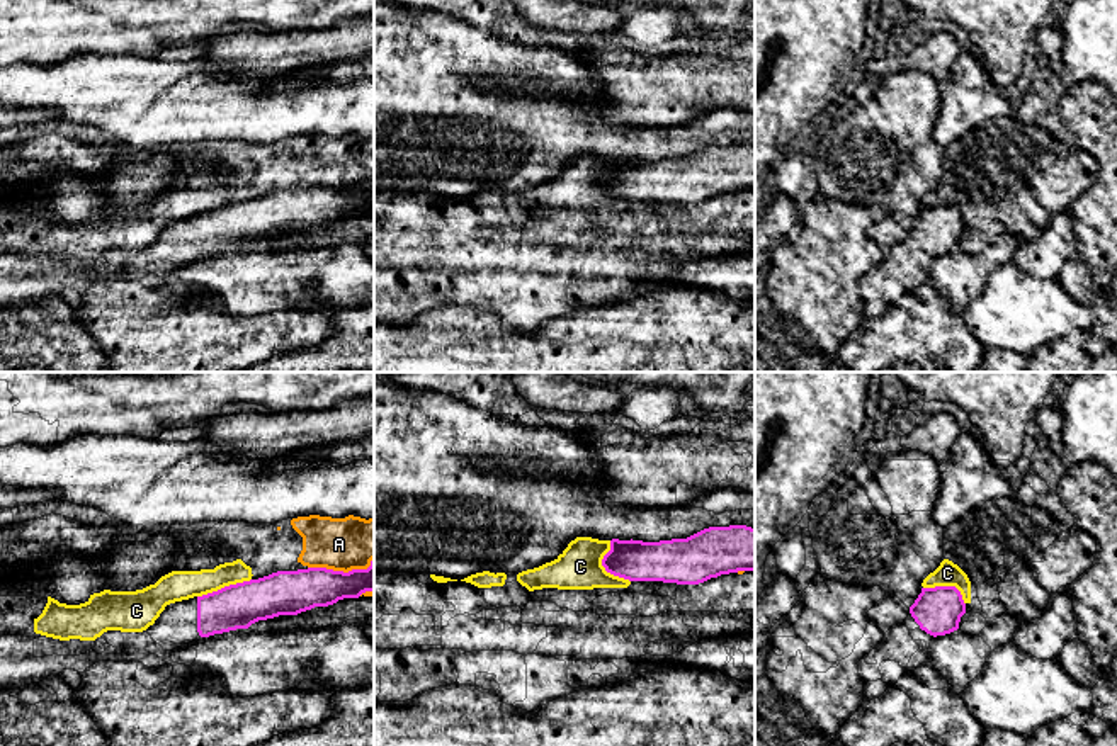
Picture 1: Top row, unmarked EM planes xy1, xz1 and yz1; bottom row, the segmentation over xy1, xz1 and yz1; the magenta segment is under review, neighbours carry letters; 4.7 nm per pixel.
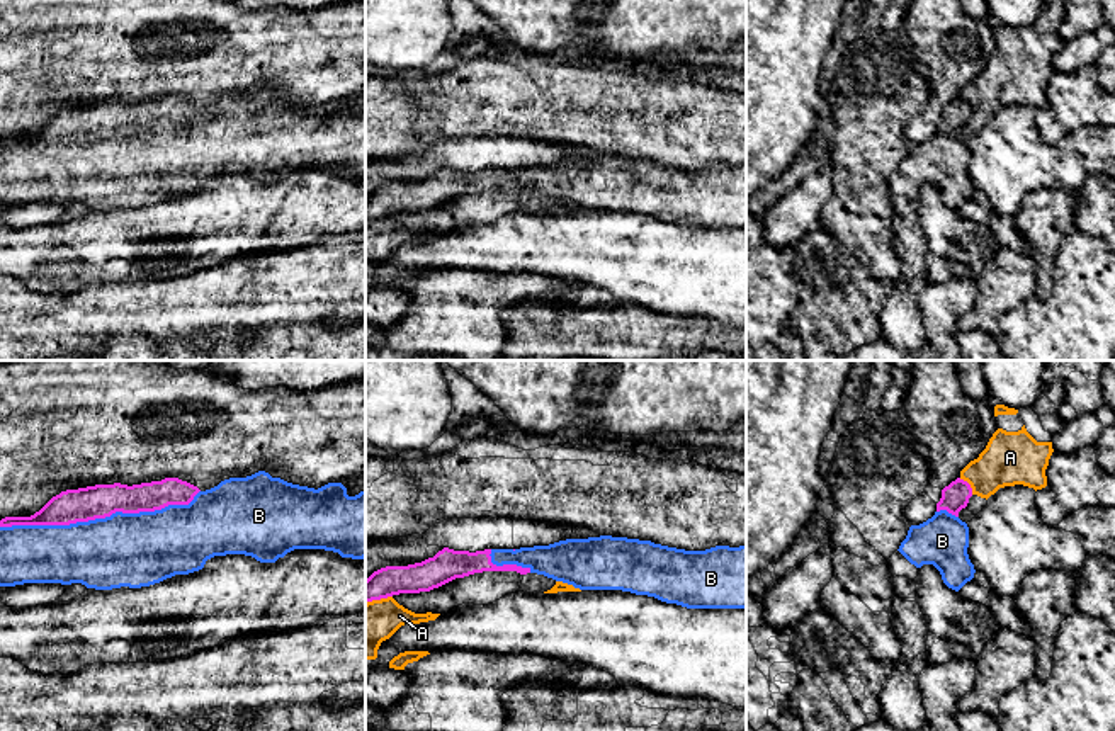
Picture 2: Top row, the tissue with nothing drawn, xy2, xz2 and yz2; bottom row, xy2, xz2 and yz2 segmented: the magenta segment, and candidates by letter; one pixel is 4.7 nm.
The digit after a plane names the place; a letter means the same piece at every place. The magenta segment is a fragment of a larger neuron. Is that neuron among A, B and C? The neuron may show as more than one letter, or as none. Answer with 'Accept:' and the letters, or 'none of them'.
Accept: B

